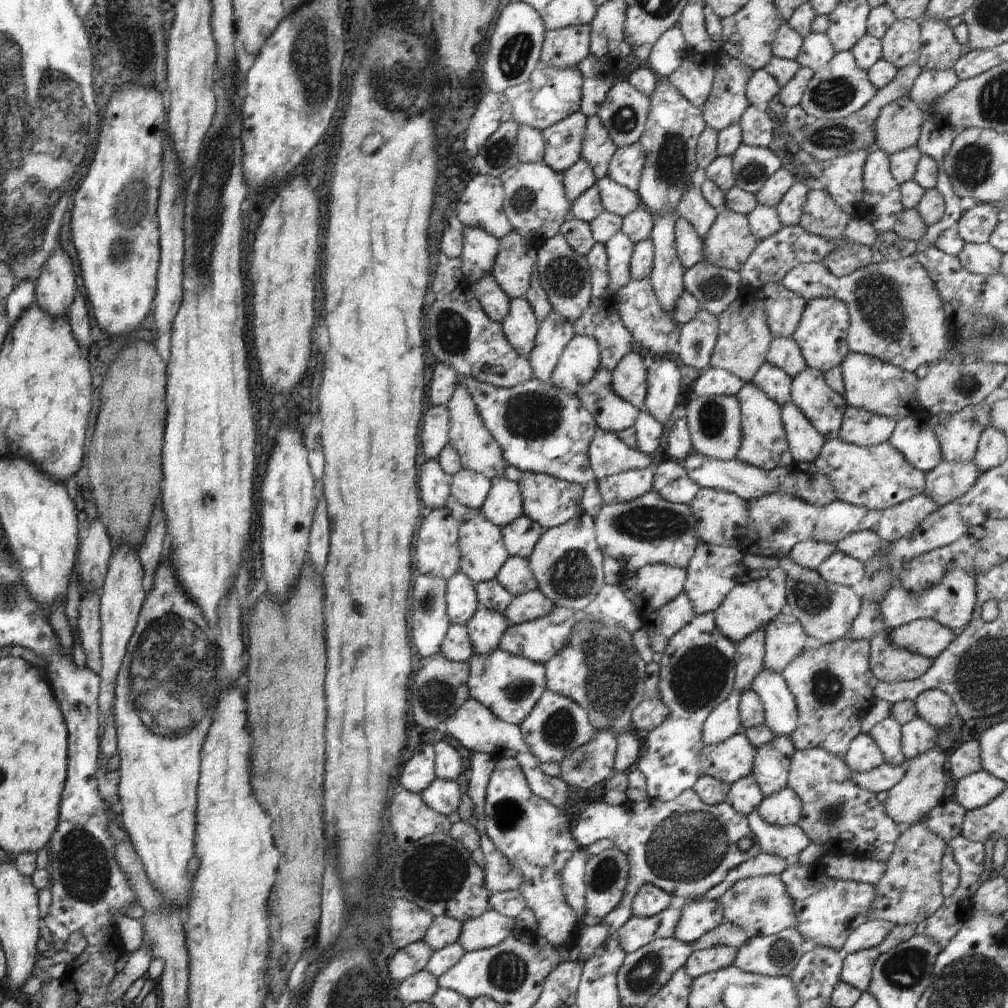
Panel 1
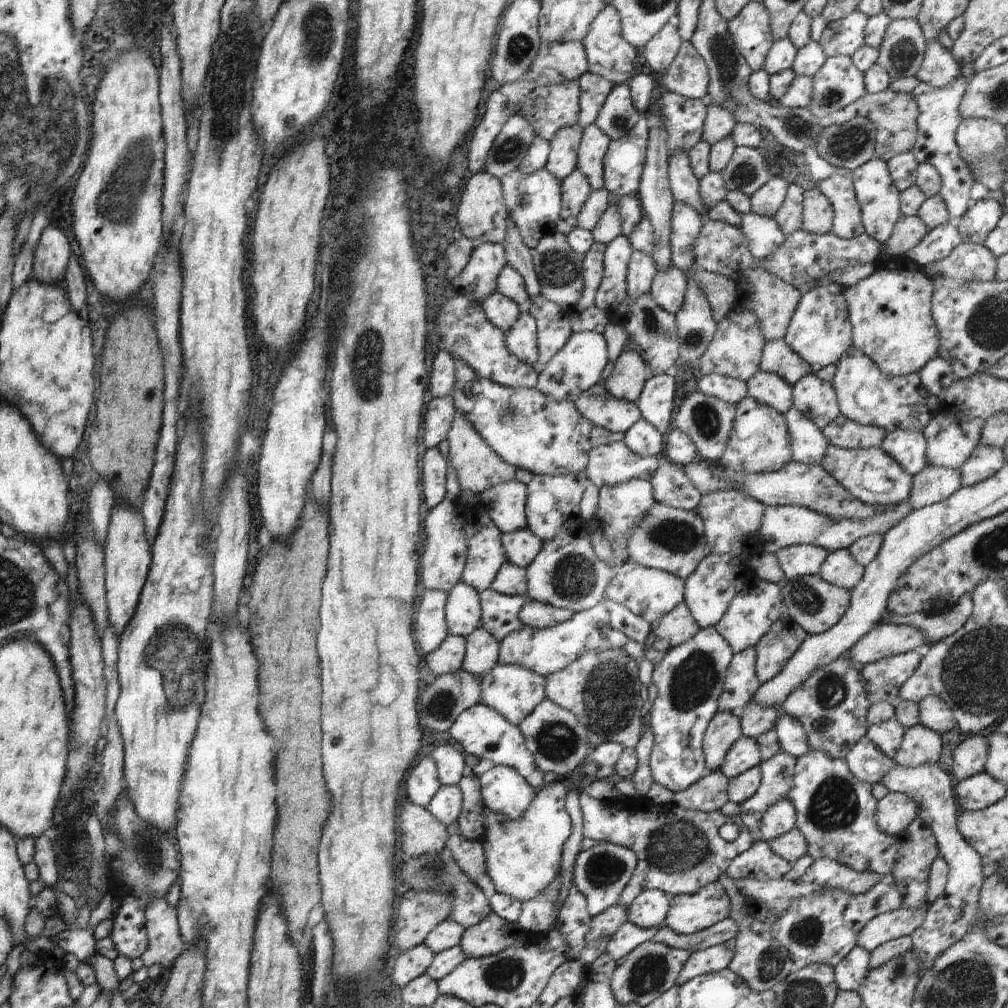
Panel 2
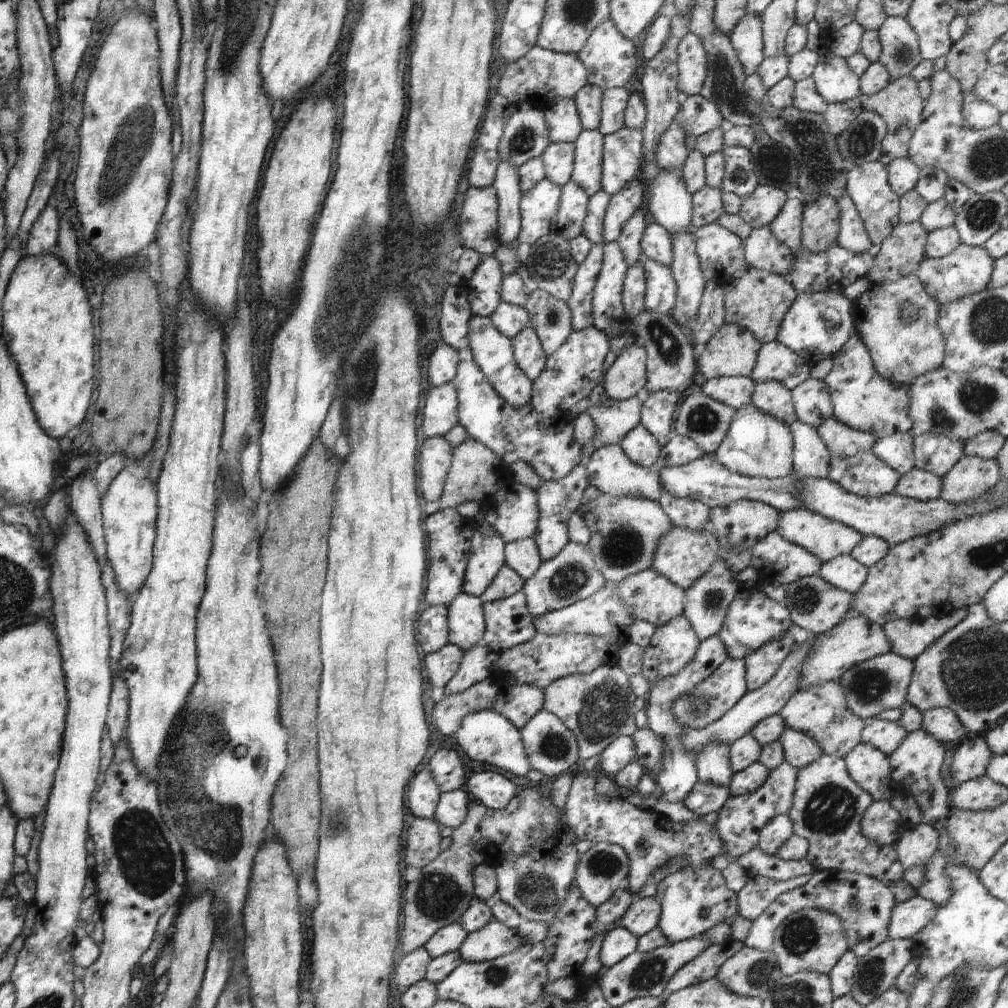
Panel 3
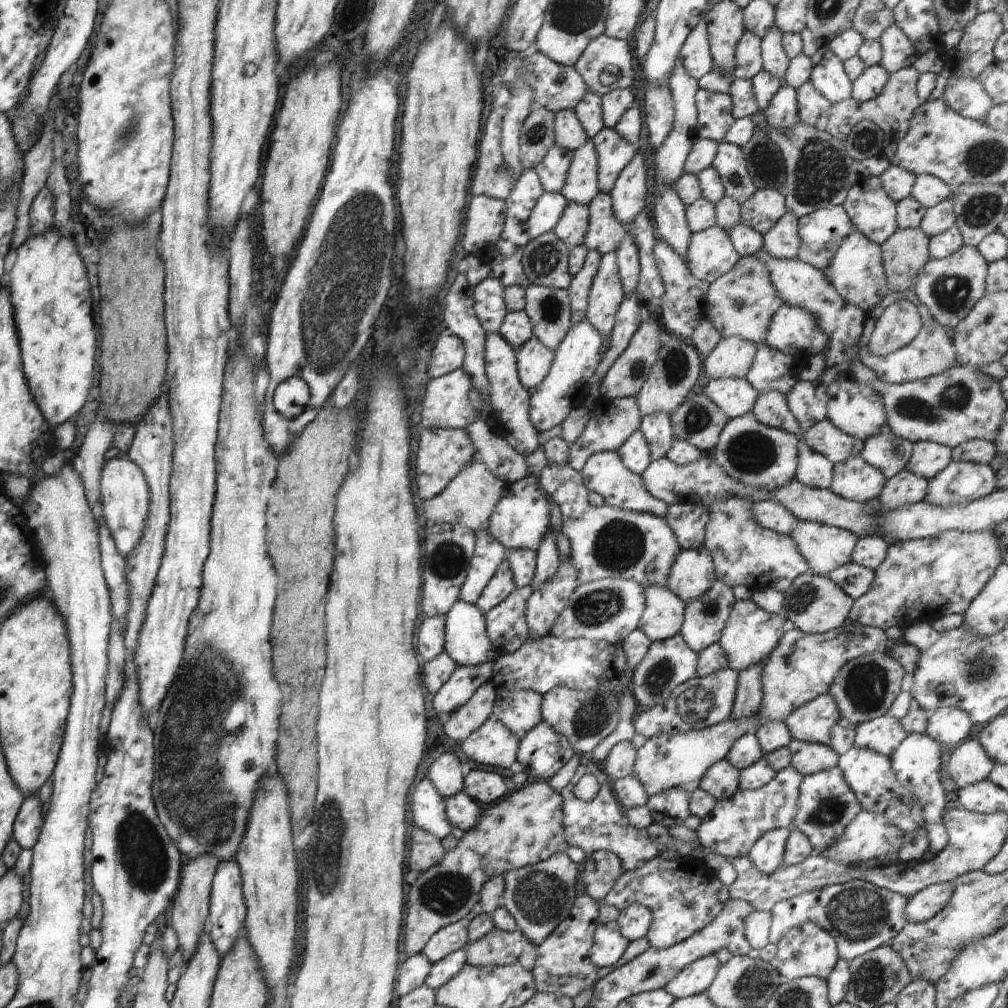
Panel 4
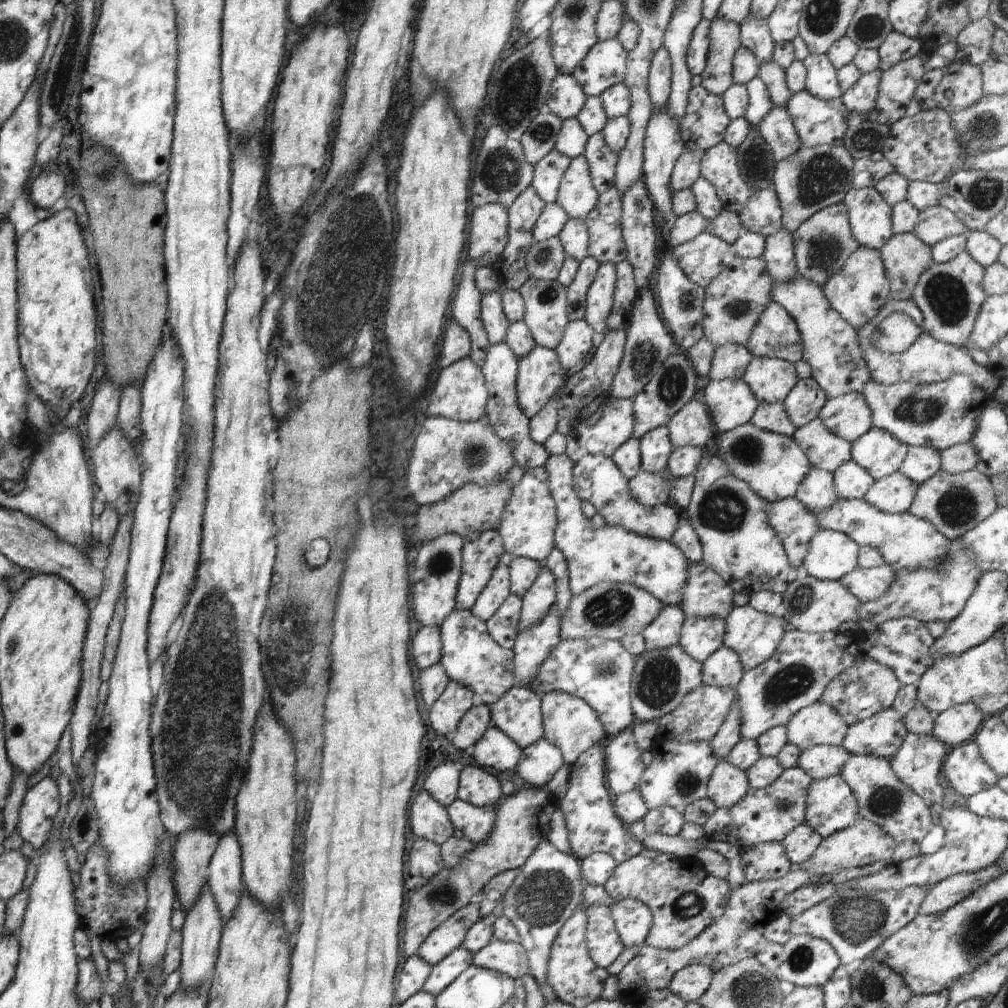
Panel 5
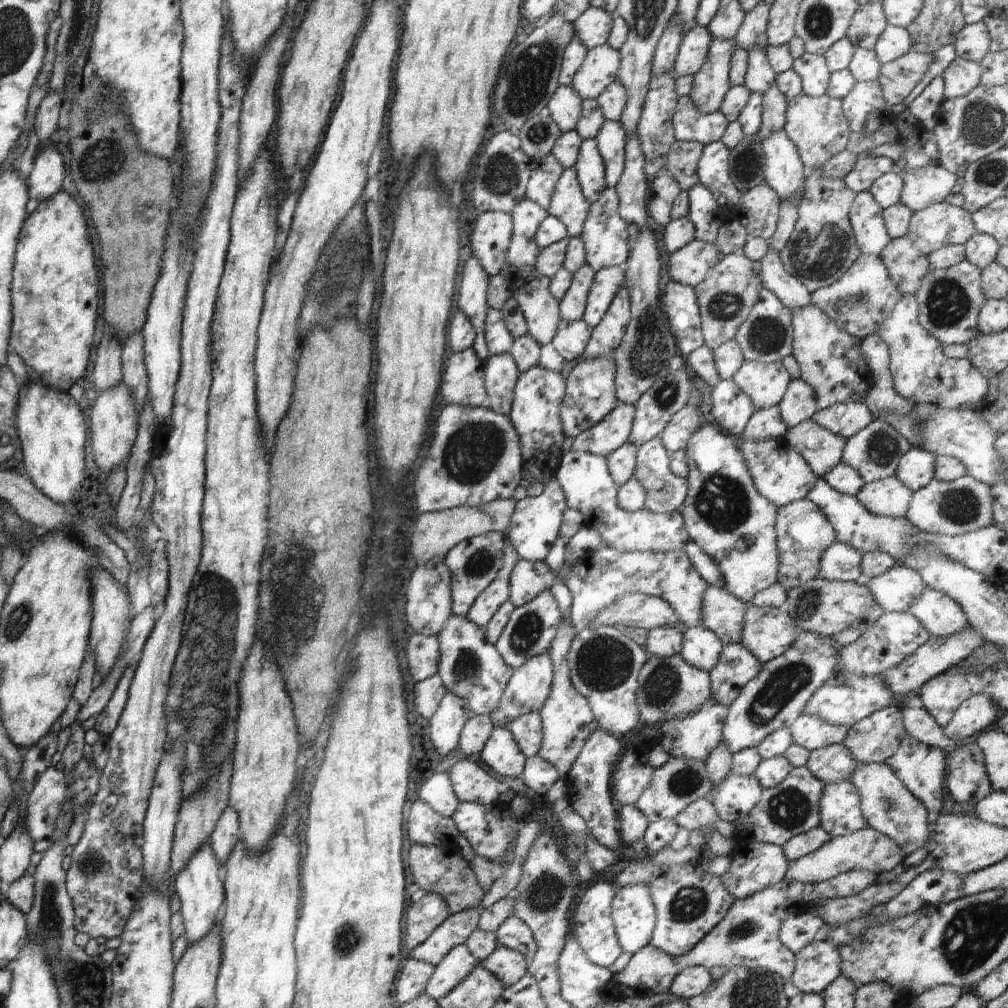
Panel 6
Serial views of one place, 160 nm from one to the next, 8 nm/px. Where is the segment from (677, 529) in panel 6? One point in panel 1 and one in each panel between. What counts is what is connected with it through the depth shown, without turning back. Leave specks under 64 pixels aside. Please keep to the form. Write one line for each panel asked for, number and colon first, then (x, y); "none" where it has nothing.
1: (608, 455)
2: (612, 464)
3: (608, 468)
4: (604, 472)
5: (596, 479)

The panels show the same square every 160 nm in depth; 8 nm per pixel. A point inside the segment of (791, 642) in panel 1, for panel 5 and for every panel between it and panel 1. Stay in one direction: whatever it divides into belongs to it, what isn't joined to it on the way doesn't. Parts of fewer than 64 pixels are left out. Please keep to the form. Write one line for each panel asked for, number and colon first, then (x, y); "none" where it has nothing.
2: (777, 646)
3: (760, 666)
4: (748, 697)
5: (728, 735)

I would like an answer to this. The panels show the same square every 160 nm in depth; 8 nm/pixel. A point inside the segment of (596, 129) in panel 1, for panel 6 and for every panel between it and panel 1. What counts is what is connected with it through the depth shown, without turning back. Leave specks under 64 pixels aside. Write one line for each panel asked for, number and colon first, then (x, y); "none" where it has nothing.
2: (594, 143)
3: (587, 164)
4: (581, 186)
5: (577, 196)
6: (568, 203)

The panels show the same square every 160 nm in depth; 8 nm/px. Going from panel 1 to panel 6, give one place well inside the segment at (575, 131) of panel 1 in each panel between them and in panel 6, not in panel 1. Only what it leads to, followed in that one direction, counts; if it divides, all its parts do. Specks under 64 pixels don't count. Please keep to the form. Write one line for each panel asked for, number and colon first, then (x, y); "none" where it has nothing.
2: (562, 160)
3: (558, 158)
4: (553, 169)
5: (548, 174)
6: (541, 186)

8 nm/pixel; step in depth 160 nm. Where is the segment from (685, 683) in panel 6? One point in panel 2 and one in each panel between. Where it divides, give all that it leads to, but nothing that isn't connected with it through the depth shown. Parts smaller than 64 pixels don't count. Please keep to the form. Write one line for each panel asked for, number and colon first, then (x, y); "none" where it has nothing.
2: (675, 627)
3: (673, 646)
4: (667, 664)
5: (661, 678)

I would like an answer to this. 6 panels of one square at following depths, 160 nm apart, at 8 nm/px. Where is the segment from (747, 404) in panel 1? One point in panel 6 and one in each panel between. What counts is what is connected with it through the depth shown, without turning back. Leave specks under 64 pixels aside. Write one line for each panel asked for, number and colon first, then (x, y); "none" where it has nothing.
2: (759, 442)
3: (757, 445)
4: (763, 457)
5: (773, 465)
6: (779, 473)

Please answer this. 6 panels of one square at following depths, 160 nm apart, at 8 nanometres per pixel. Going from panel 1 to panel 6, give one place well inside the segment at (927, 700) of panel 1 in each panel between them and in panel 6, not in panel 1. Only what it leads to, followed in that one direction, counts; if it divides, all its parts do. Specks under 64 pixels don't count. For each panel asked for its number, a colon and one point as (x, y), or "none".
2: (935, 714)
3: (942, 724)
4: (948, 725)
5: (957, 725)
6: (976, 714)

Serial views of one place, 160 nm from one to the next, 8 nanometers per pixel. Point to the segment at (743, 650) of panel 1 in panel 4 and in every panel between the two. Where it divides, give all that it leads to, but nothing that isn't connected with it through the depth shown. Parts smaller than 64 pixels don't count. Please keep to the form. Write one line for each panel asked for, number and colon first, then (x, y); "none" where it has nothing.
2: (741, 682)
3: (714, 696)
4: (701, 702)

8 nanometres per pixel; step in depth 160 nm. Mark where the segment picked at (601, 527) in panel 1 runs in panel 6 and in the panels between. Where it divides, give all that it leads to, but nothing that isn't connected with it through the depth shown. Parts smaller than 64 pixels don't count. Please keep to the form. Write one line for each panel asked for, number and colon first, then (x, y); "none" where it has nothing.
2: (672, 540)
3: (683, 556)
4: (692, 574)
5: (704, 594)
6: (722, 612)

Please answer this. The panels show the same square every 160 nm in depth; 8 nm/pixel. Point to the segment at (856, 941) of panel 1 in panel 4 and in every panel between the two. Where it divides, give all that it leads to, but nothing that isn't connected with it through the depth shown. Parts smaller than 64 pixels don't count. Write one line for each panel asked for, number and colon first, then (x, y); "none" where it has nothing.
2: (902, 922)
3: (907, 918)
4: (928, 902)

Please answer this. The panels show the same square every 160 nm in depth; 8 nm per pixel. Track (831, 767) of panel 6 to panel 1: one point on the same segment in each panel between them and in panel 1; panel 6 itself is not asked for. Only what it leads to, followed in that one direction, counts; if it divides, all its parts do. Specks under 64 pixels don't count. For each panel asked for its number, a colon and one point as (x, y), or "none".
1: (781, 715)
2: (793, 740)
3: (800, 750)
4: (807, 758)
5: (821, 761)

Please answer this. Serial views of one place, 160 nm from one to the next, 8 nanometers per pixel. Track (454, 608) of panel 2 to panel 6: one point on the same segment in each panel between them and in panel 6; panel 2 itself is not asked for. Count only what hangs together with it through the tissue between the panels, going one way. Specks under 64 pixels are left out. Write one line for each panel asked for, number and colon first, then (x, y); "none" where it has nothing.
3: (466, 621)
4: (466, 641)
5: (469, 655)
6: (469, 666)

